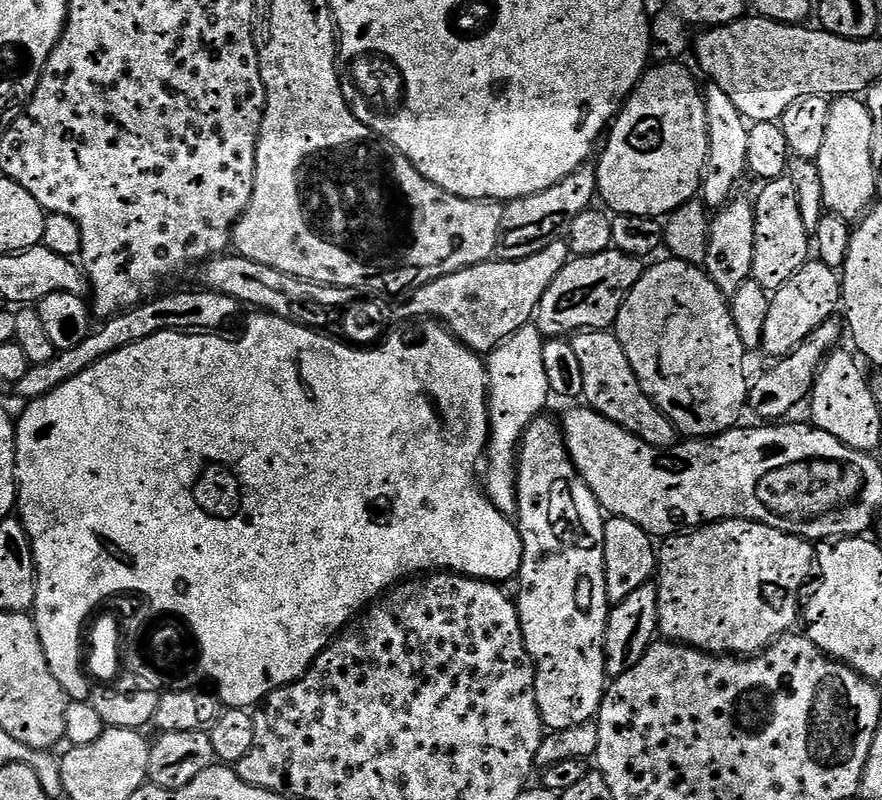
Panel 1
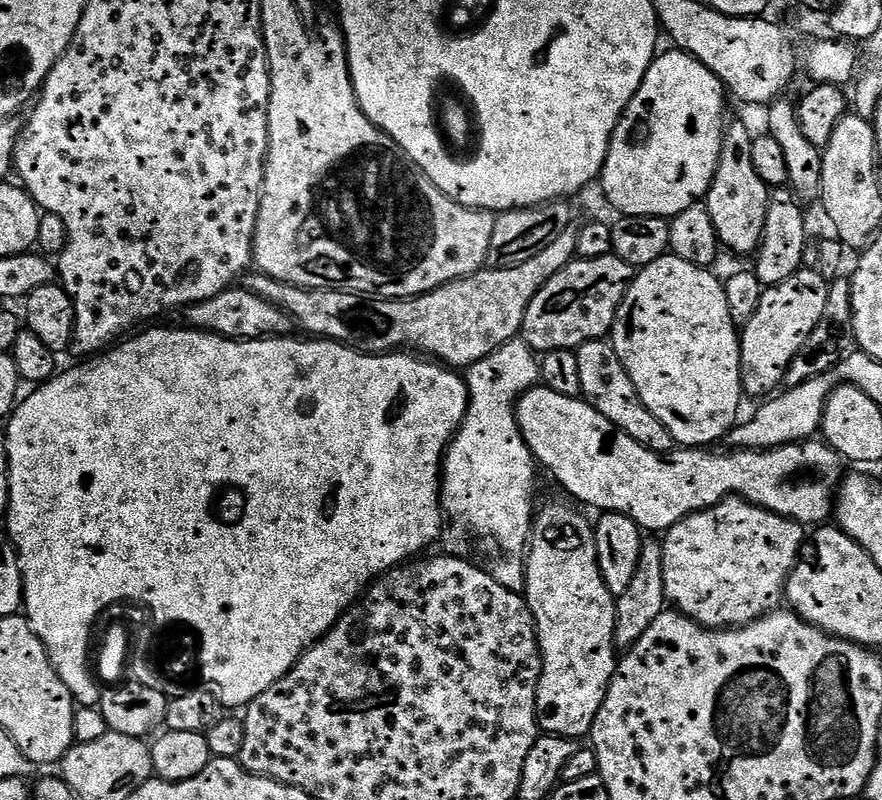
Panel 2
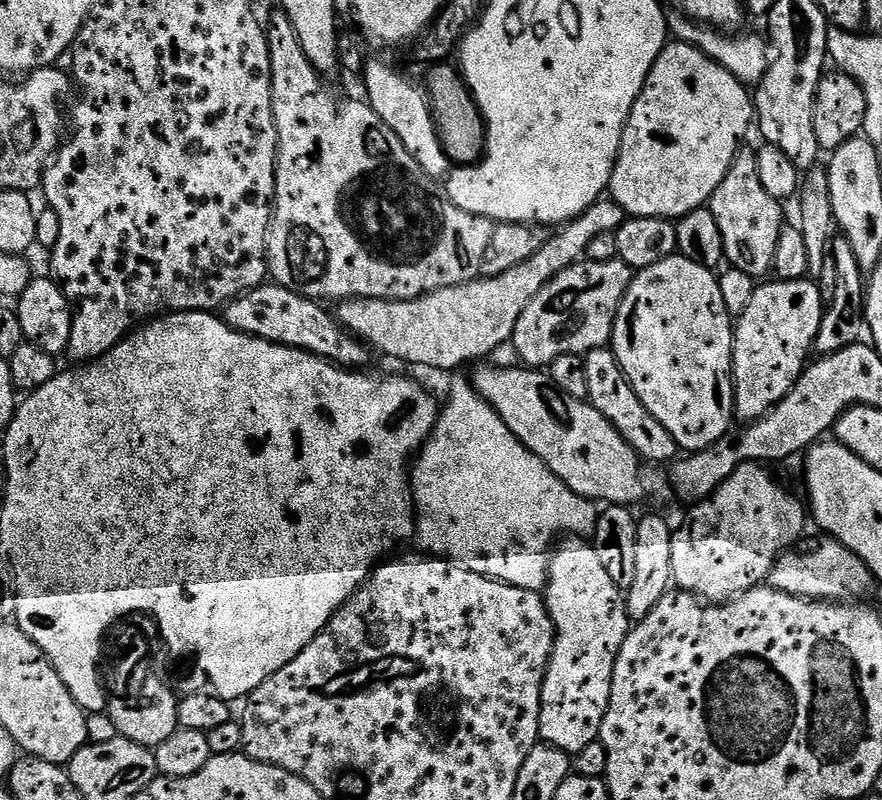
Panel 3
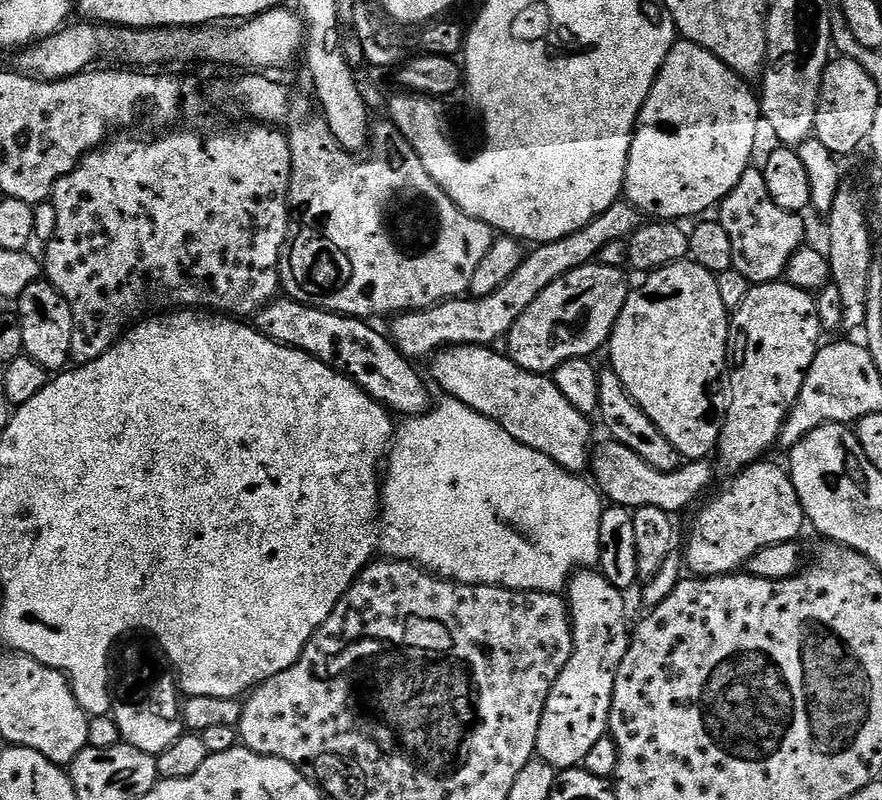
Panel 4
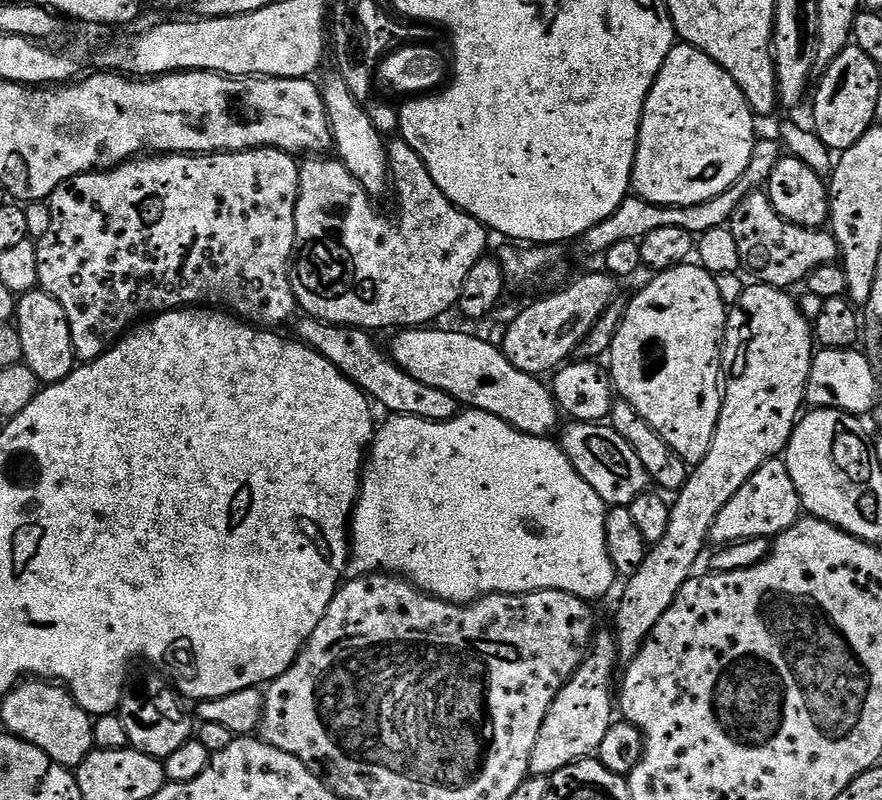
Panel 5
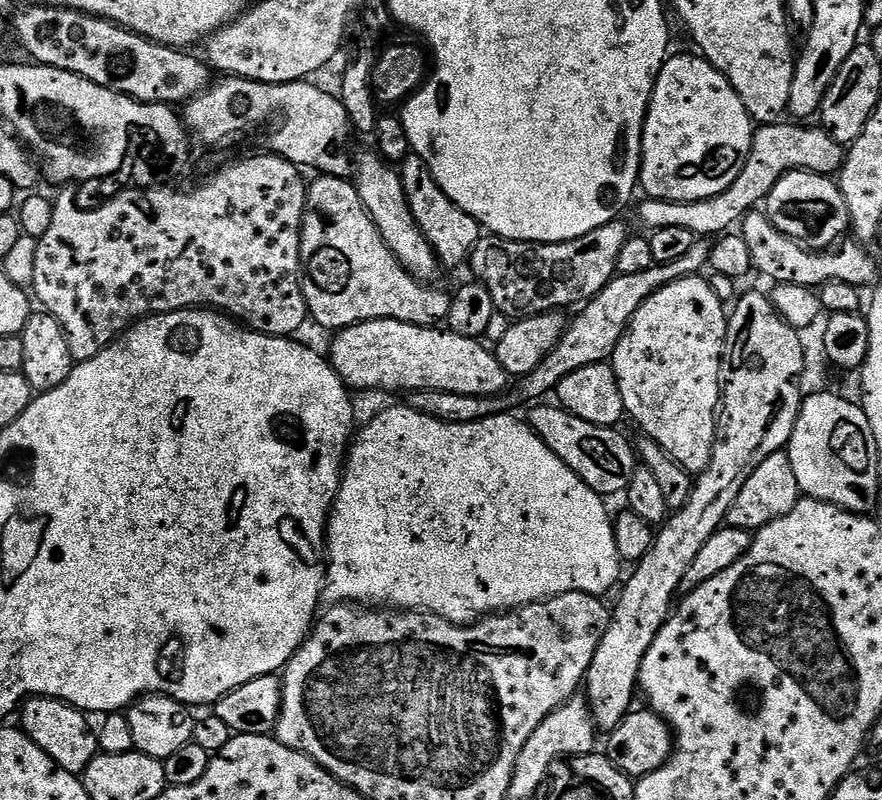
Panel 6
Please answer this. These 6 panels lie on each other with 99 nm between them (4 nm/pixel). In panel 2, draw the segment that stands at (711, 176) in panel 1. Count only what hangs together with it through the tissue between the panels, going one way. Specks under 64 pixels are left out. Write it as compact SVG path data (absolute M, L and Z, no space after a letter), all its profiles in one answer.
M732 123L727 125L724 133L722 154L720 155L720 165L712 179L712 185L706 197L706 207L710 214L710 222L714 222L714 230L718 234L721 245L727 251L729 248L730 251L737 252L740 256L749 255L748 257L760 251L760 243L766 230L766 214L768 213L768 205L770 203L768 184L762 182L762 178L758 178L758 169L754 166L753 139L754 132L751 132L746 125Z

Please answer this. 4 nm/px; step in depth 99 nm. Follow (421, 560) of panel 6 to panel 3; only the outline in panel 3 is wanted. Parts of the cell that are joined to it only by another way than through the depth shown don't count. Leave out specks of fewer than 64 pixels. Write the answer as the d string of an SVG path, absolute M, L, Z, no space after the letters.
M467 379L456 380L448 401L439 409L434 430L428 435L410 468L410 500L414 505L414 528L420 532L425 553L459 562L480 576L491 576L503 584L545 591L548 574L544 547L559 532L588 538L595 533L598 508L591 500L574 494L502 422L498 413L472 389Z

